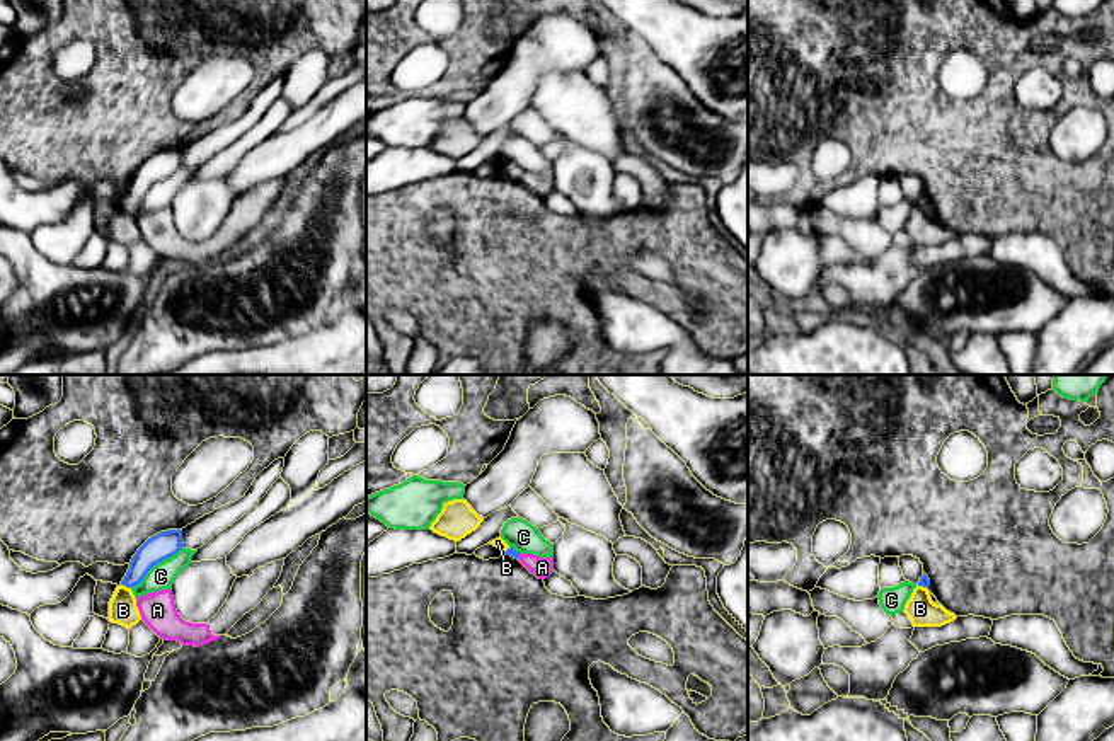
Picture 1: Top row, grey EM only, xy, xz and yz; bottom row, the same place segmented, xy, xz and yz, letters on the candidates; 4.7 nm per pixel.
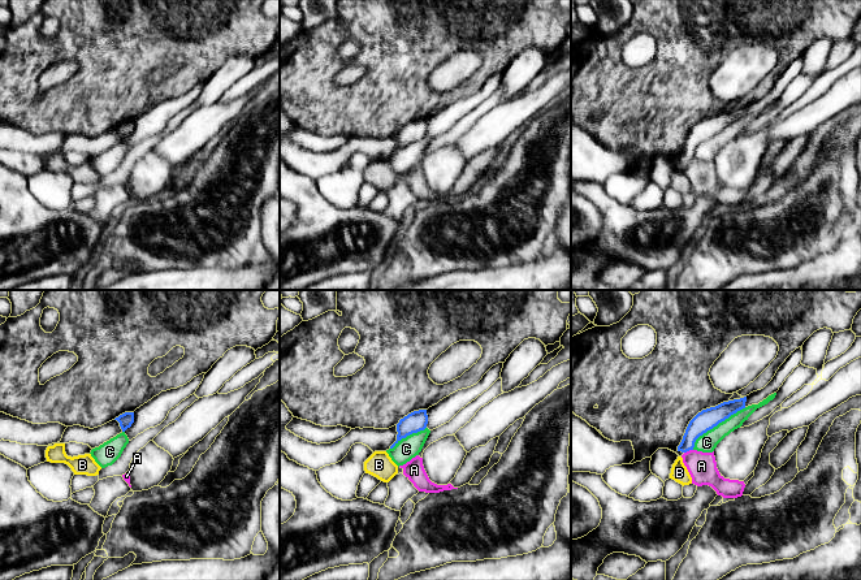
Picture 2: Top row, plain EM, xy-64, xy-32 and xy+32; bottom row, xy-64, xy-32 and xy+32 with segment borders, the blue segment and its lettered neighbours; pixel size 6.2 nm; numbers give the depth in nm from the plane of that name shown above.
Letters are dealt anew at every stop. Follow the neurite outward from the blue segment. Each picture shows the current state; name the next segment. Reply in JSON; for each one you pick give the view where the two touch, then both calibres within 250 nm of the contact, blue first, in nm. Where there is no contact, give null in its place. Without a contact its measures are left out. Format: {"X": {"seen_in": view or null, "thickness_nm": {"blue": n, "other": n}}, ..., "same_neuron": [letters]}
{"same_neuron": []}

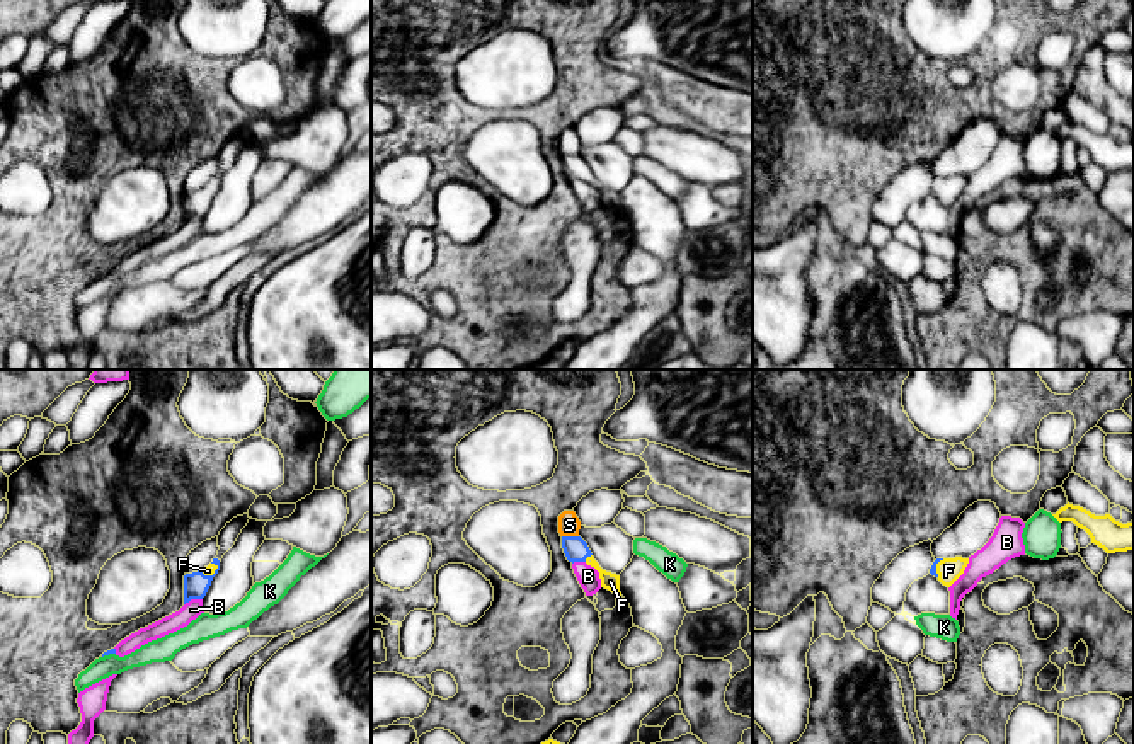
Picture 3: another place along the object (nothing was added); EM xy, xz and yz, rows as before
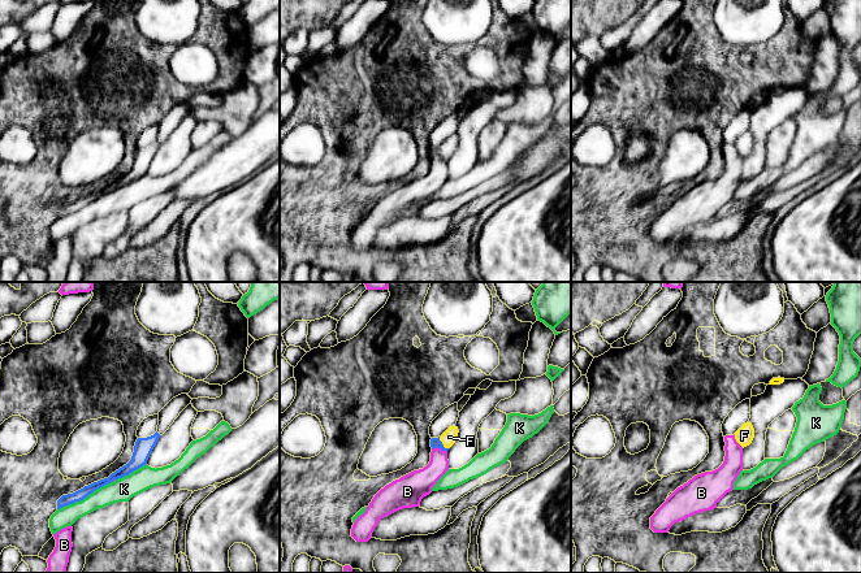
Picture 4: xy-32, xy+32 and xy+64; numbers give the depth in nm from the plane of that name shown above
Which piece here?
{"F": {"seen_in": "xz", "thickness_nm": {"blue": 110, "other": 80}}, "same_neuron": ["F"]}

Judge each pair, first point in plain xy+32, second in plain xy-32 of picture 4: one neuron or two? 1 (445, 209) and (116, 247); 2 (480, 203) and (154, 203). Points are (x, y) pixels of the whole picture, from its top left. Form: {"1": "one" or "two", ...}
{"1": "one", "2": "two"}

